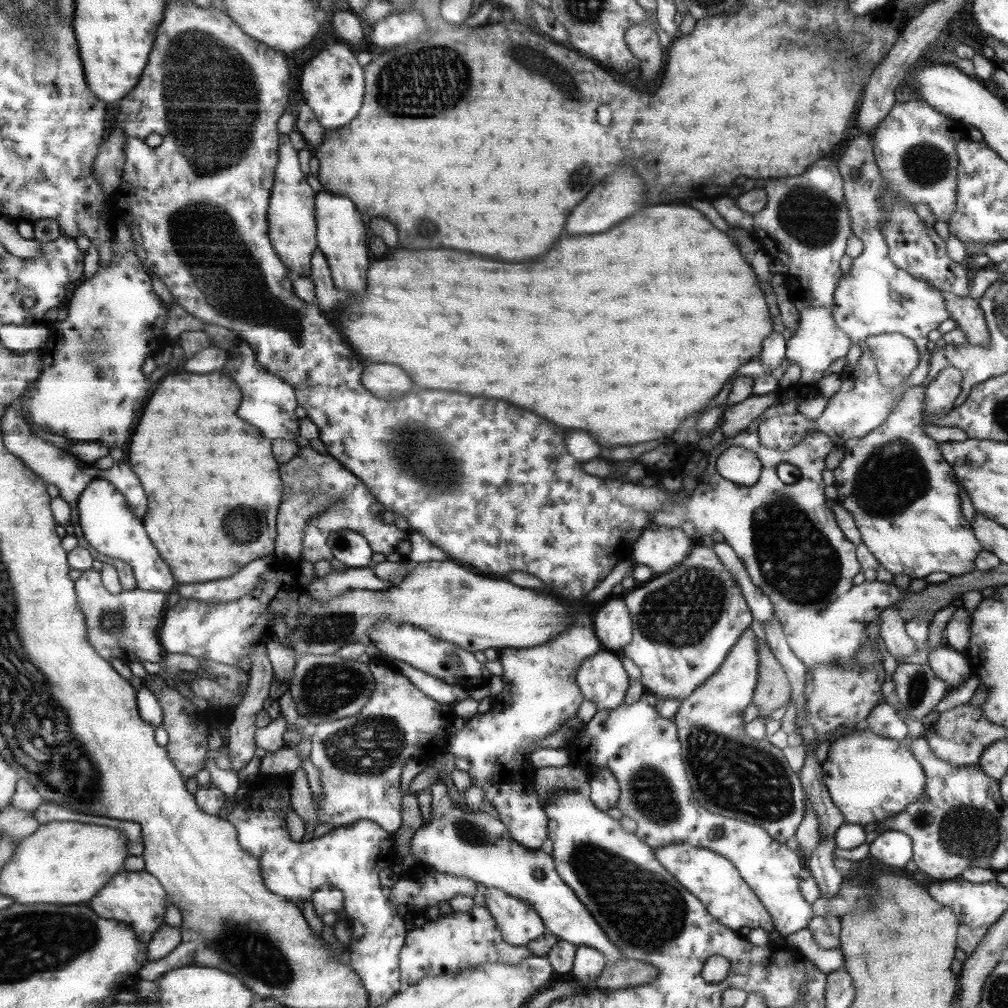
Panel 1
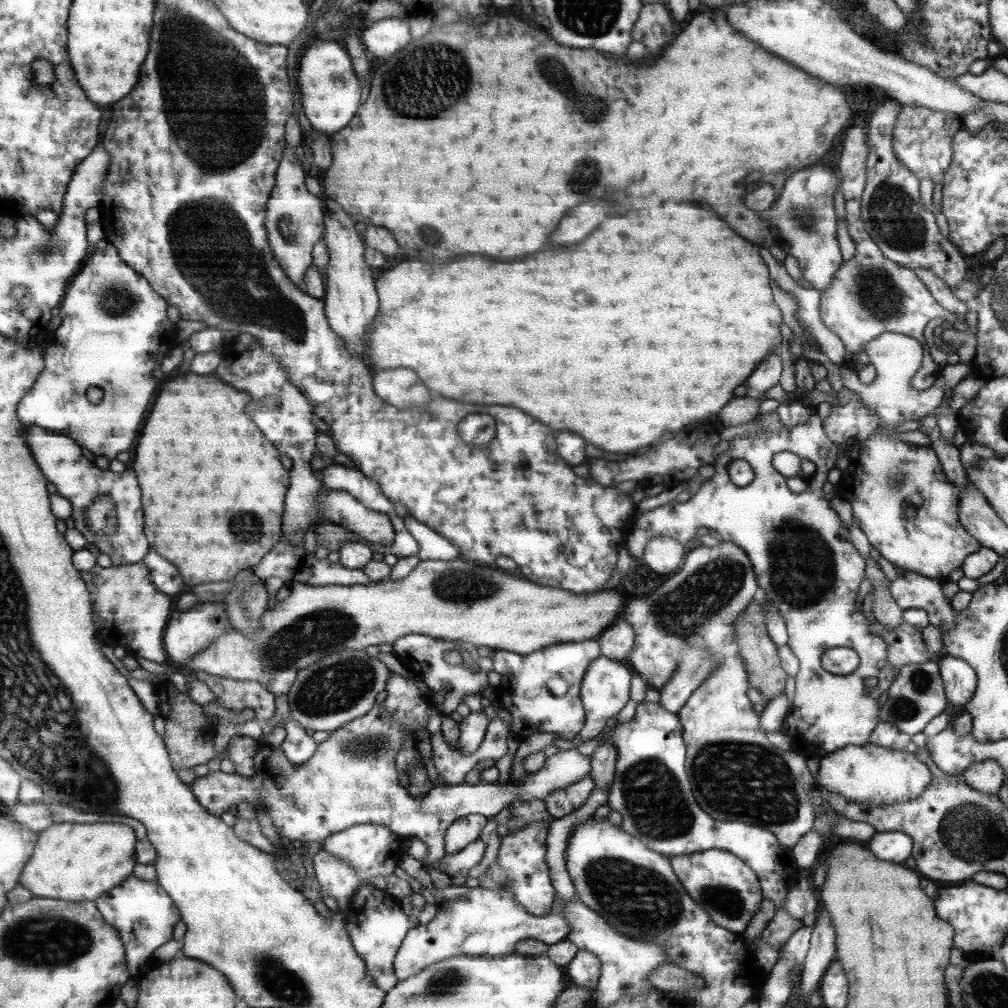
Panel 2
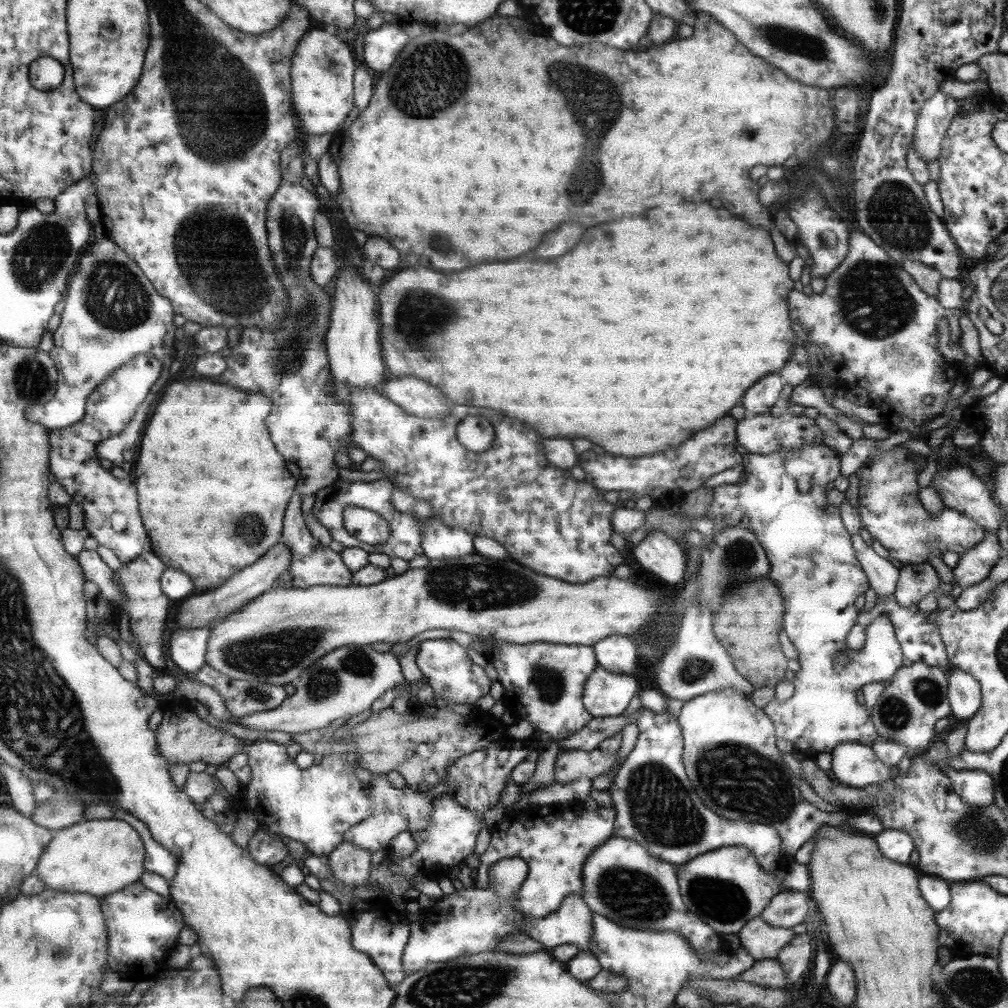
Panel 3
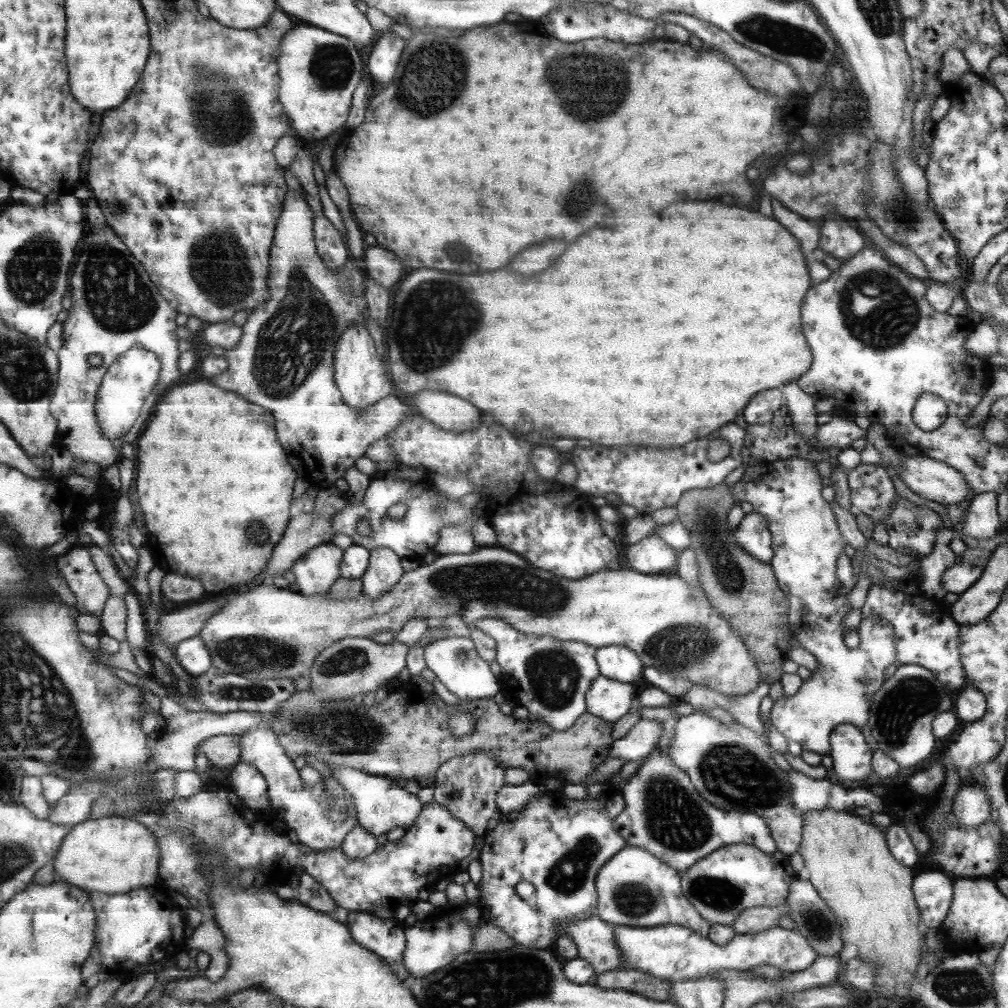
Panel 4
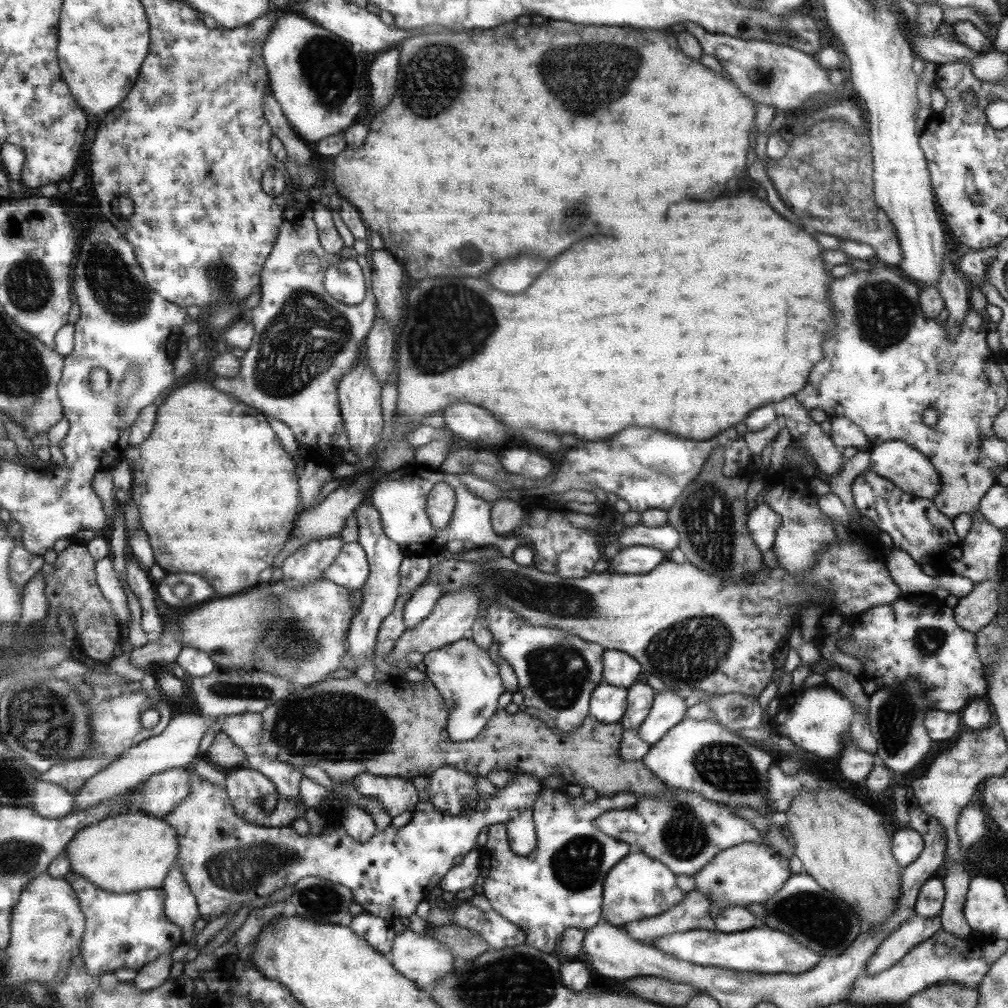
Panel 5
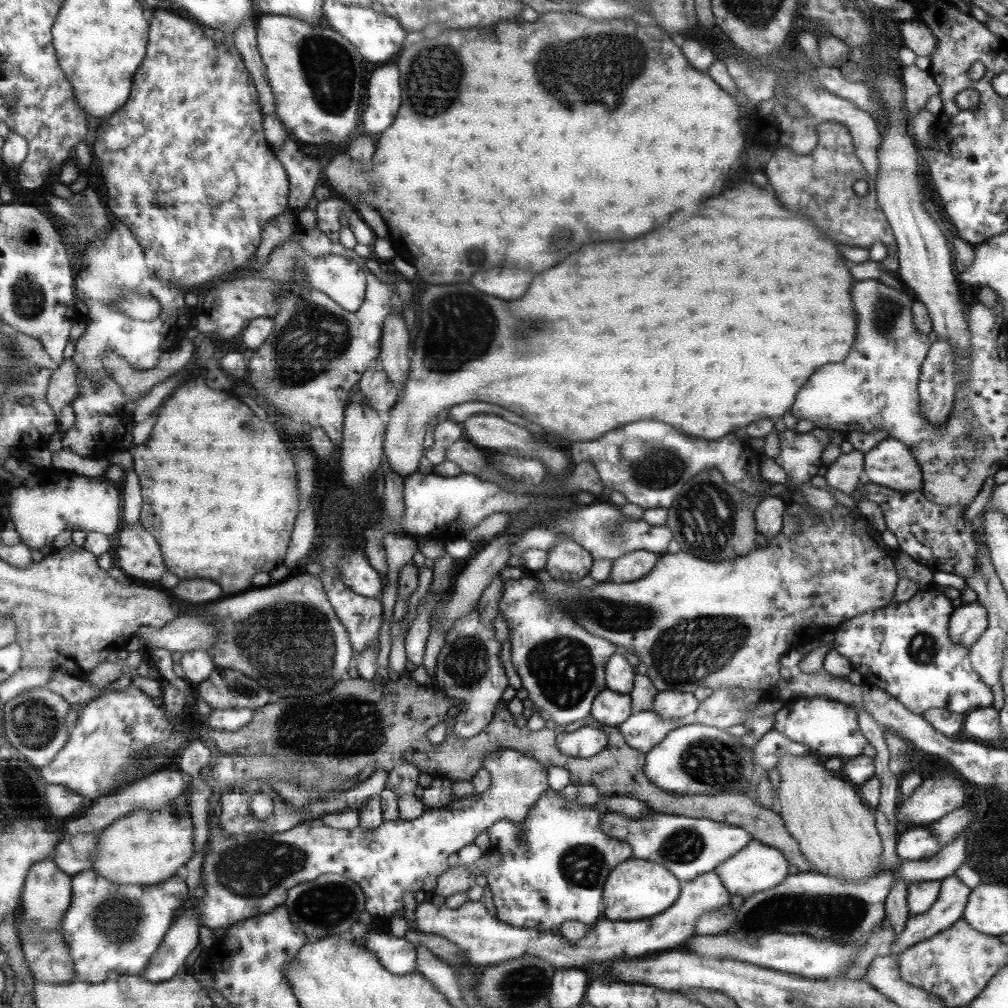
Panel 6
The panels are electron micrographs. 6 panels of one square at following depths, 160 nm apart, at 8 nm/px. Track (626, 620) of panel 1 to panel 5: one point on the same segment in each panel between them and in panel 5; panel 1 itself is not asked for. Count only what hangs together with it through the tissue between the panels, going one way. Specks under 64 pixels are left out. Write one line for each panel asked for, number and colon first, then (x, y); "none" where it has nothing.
2: (616, 640)
3: (617, 653)
4: (616, 662)
5: (618, 668)

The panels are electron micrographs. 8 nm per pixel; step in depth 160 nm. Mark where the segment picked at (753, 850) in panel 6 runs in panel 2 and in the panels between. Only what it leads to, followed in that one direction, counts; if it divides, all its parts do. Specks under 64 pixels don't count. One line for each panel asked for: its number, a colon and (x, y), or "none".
2: (726, 886)
3: (727, 887)
4: (733, 879)
5: (749, 873)

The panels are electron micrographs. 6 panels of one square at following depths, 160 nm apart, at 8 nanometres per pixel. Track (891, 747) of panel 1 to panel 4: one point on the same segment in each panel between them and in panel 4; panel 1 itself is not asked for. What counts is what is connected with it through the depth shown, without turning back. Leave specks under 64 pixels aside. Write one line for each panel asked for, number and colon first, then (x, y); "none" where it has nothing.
2: (869, 776)
3: (854, 765)
4: (851, 756)

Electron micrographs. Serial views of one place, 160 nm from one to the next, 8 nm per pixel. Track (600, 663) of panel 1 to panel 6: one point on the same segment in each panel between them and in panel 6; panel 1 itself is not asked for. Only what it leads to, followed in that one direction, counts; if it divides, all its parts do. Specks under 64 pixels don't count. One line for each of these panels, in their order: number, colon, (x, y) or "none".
2: (605, 688)
3: (608, 694)
4: (609, 700)
5: (608, 703)
6: (609, 708)

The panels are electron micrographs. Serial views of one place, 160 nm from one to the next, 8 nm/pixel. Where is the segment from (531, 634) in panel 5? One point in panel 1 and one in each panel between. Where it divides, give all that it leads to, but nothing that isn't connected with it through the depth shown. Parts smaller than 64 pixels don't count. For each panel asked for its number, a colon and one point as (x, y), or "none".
1: (540, 693)
2: (532, 708)
3: (543, 683)
4: (548, 678)

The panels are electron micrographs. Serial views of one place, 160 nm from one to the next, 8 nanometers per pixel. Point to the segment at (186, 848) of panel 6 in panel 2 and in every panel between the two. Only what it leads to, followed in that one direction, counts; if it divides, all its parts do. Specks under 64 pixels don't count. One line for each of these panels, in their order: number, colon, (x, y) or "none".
2: (76, 862)
3: (100, 857)
4: (114, 854)
5: (131, 852)

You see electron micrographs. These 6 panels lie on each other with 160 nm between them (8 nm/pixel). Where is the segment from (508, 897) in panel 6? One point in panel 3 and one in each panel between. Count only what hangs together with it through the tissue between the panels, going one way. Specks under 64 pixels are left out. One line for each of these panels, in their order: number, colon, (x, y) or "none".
3: (553, 840)
4: (557, 844)
5: (558, 884)

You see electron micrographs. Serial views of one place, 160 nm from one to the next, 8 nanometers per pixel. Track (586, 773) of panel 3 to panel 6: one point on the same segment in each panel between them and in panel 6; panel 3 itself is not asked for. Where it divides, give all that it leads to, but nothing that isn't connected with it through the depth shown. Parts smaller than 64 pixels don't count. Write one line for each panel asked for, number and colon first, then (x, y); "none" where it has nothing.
4: (641, 739)
5: (667, 709)
6: (668, 704)

